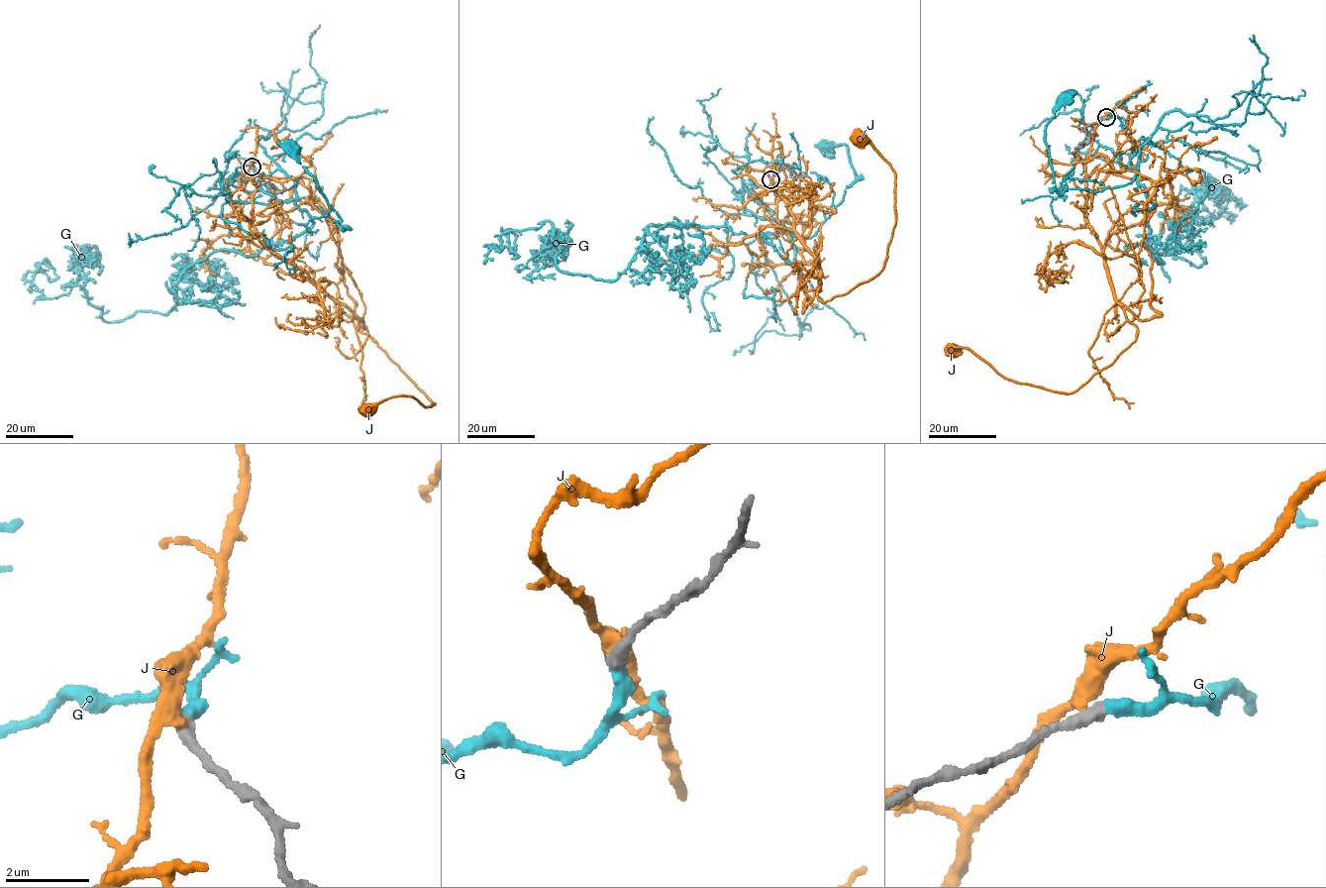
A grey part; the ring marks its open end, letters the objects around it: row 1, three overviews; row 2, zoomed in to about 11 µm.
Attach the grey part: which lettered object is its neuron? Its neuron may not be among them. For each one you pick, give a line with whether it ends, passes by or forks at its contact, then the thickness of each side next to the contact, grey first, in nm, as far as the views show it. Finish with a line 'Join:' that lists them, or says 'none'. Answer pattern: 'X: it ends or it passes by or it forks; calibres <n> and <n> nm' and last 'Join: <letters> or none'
G: it ends; calibres 320 and 340 nm
Join: G

